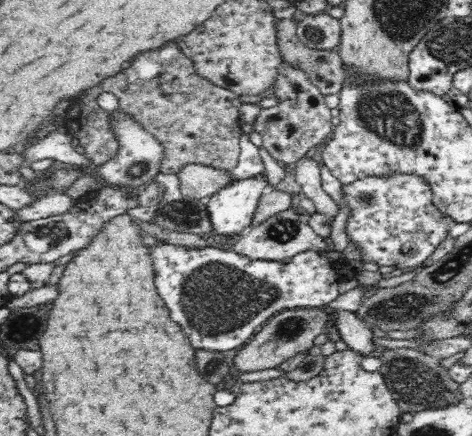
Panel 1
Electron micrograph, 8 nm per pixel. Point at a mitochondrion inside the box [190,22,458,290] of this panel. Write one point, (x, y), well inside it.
(388, 114)

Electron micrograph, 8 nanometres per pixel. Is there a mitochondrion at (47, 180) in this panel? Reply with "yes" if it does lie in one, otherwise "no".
yes

